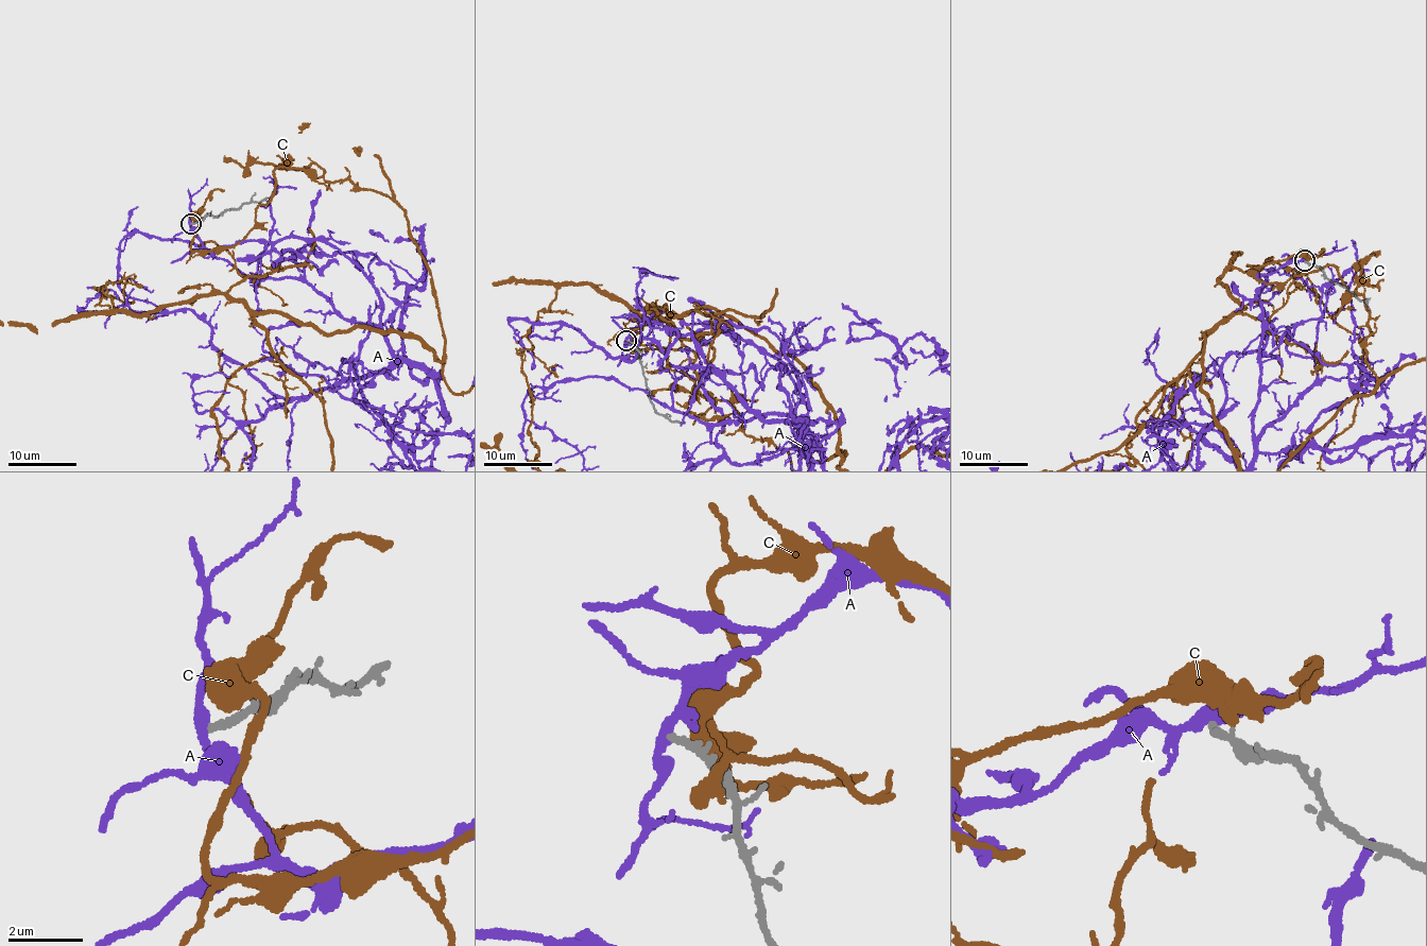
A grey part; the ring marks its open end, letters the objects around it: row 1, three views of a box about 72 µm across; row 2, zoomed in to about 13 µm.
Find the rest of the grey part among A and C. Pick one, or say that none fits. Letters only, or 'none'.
none

